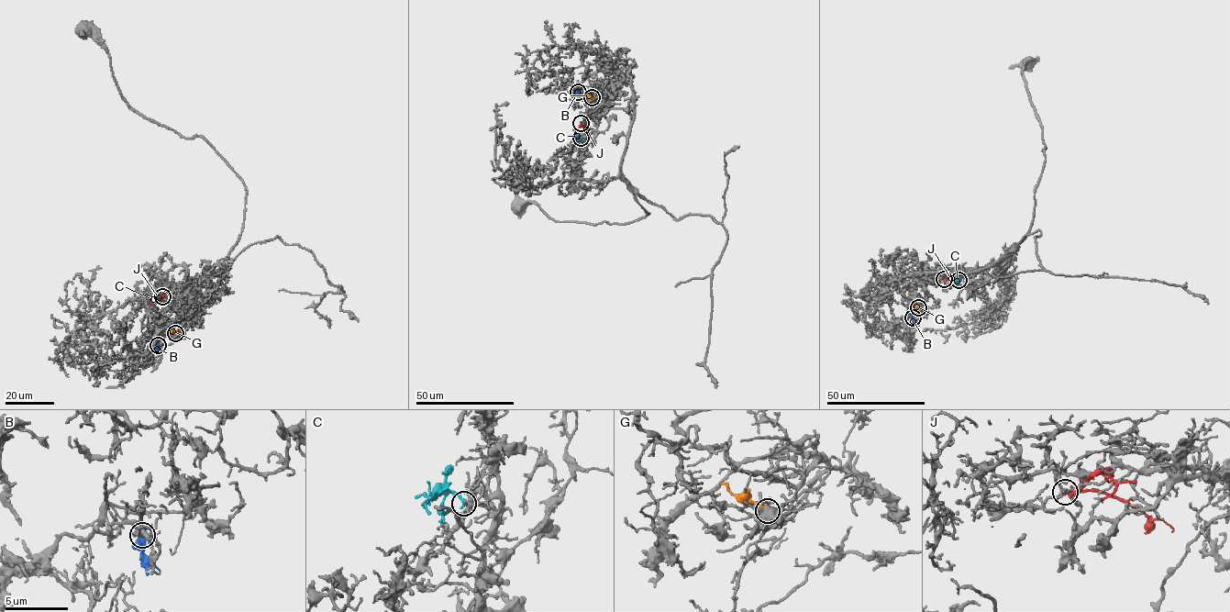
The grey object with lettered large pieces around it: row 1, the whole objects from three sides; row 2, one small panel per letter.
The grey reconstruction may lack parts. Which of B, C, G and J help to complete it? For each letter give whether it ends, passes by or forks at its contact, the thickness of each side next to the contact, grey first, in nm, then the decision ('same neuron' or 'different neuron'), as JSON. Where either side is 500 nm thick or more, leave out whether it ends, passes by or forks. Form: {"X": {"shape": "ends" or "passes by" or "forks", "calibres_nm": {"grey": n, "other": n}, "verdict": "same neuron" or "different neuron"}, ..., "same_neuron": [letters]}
{"B": {"calibres_nm": {"grey": 360, "other": 700}, "verdict": "different neuron"}, "C": {"shape": "ends", "calibres_nm": {"grey": 200, "other": 300}, "verdict": "same neuron"}, "G": {"calibres_nm": {"grey": 480, "other": 750}, "verdict": "different neuron"}, "J": {"shape": "ends", "calibres_nm": {"grey": 280, "other": 360}, "verdict": "different neuron"}, "same_neuron": ["C"]}

